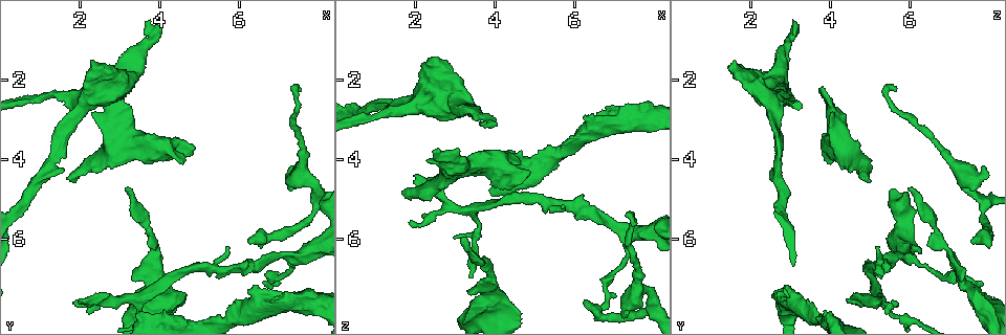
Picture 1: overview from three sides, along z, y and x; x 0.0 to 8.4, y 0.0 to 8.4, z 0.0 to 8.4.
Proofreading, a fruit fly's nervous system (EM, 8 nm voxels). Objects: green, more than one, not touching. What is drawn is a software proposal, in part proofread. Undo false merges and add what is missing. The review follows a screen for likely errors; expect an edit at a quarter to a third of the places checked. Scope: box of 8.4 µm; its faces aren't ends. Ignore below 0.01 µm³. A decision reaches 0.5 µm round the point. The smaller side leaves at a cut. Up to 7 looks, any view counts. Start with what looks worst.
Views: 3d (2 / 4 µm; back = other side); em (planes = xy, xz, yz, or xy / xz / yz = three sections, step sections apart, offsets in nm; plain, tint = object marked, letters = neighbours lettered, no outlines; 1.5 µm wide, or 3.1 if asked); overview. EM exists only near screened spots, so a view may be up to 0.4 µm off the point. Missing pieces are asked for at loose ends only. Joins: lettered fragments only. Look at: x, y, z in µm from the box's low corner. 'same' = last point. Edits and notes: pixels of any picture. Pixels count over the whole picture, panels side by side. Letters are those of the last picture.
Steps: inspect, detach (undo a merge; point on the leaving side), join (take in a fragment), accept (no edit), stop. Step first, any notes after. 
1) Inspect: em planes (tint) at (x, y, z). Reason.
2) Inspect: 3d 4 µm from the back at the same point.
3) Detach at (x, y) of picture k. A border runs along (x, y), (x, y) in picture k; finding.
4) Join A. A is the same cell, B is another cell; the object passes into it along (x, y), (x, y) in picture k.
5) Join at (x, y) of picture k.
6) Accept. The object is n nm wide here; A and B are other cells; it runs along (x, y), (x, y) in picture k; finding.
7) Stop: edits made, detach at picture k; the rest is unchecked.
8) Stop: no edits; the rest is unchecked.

Inspect: 3d 4 µm at (6.60, 7.10, 7.85). An open end.

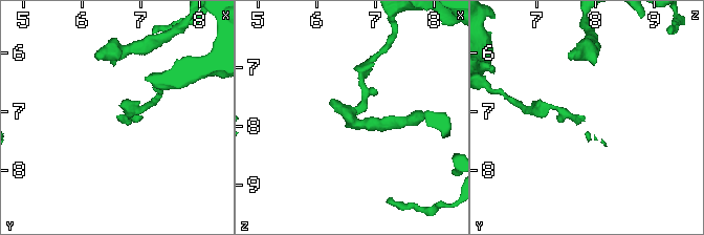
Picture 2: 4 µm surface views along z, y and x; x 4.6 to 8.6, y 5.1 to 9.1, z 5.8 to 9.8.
Inspect: em xy step 8 (letters) at (6.60, 7.10, 7.80). Shape alone is not enough.

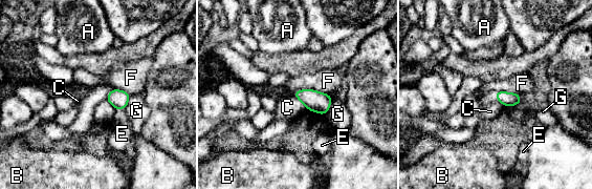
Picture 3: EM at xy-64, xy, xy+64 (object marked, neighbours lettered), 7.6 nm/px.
Accept. A, B, C, E, F and G are other cells; none of them fits.

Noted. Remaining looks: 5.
Inspect: em yz step 8 (tint) at (7.50, 2.35, 5.65). Thin end.

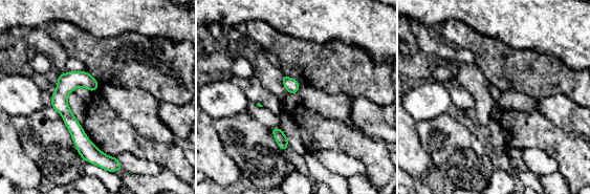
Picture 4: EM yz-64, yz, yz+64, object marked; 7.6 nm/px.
Inspect: em yz step 8 (letters) at the same point.

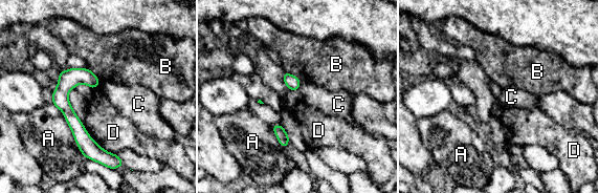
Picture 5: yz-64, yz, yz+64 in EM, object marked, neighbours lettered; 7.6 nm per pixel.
Accept. The longest contact is with D, 360 nm; A, B, C and D are other cells; no lettered fragment goes on from it.

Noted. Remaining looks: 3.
Inspect: 3d 2 µm at (3.30, 6.95, 7.40). An open end.

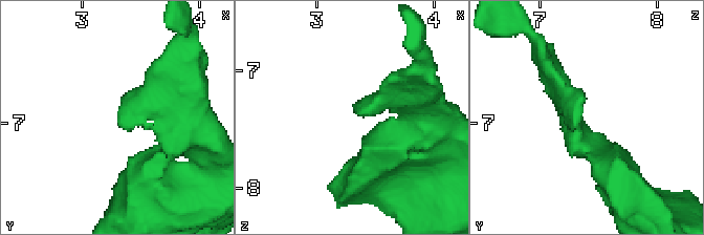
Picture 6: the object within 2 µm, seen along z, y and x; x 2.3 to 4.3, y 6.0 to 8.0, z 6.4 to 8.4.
Inspect: em 3.1 µm planes (letters) at (3.34, 6.94, 7.36).

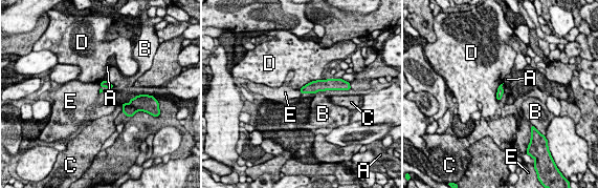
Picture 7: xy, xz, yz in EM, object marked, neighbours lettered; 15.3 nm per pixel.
Accept. A, B, C, D and E are other cells; a border runs along (98, 83), (101, 86) in picture 7; none of them fits.

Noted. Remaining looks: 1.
Stop: no edits; the rest is unchecked.

